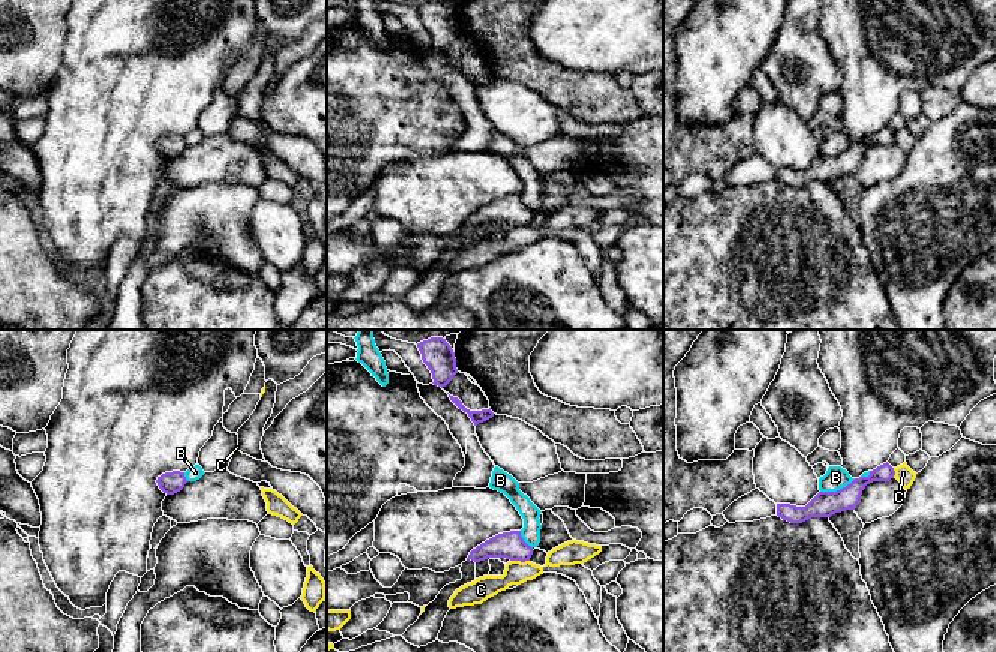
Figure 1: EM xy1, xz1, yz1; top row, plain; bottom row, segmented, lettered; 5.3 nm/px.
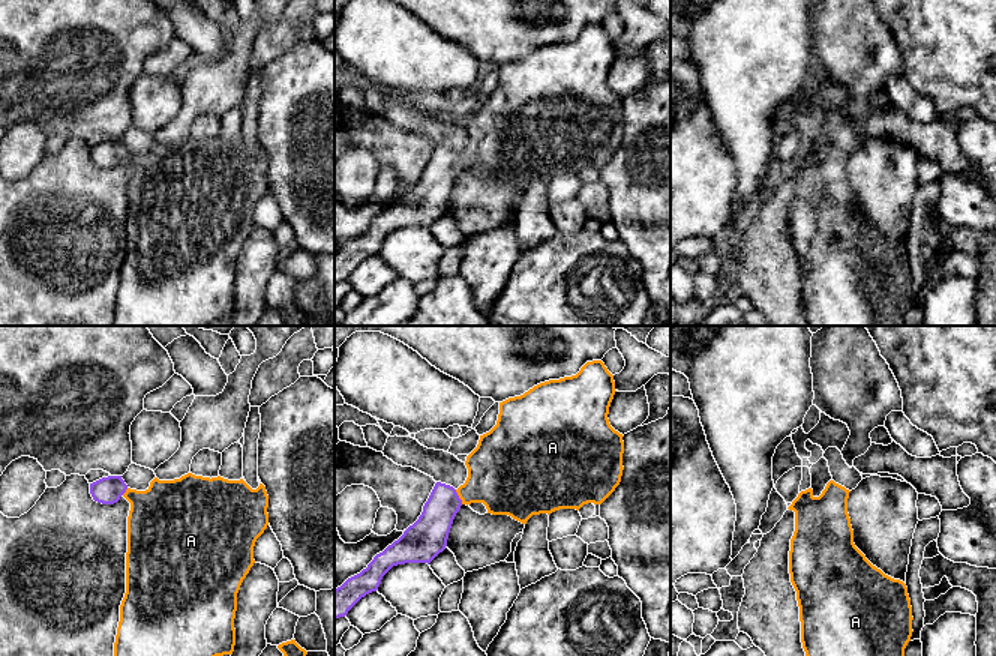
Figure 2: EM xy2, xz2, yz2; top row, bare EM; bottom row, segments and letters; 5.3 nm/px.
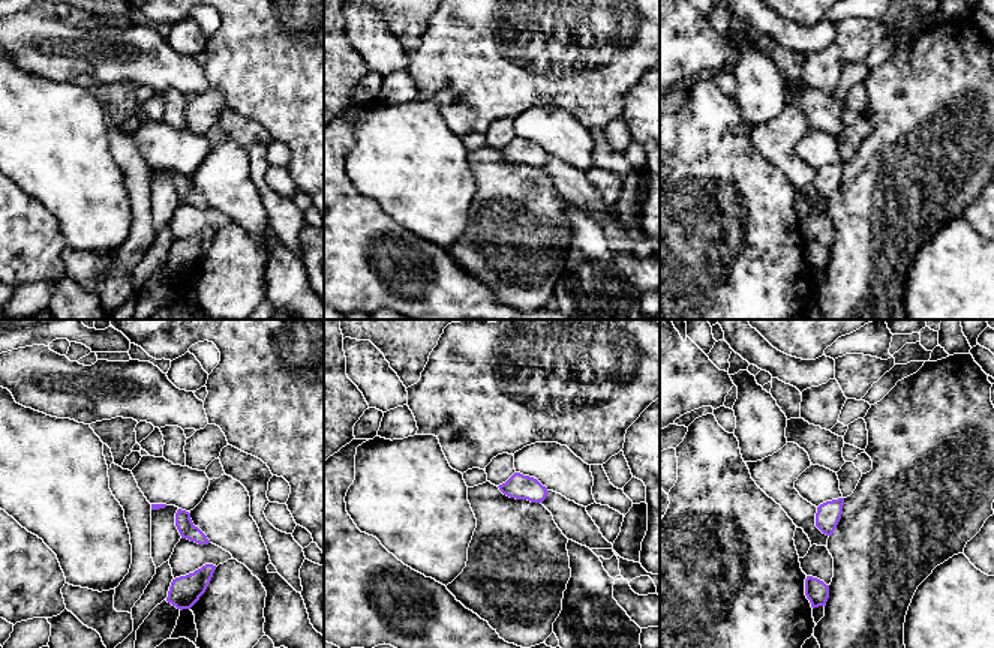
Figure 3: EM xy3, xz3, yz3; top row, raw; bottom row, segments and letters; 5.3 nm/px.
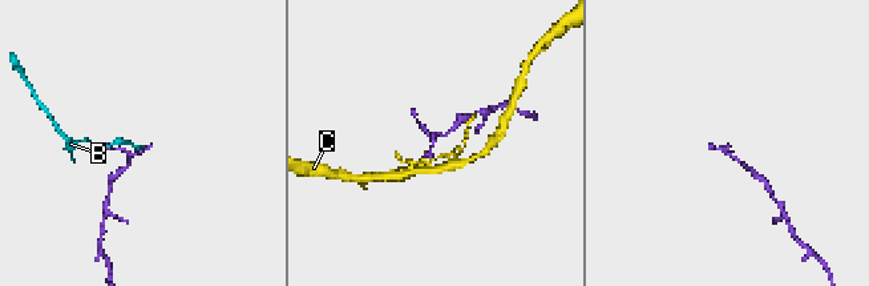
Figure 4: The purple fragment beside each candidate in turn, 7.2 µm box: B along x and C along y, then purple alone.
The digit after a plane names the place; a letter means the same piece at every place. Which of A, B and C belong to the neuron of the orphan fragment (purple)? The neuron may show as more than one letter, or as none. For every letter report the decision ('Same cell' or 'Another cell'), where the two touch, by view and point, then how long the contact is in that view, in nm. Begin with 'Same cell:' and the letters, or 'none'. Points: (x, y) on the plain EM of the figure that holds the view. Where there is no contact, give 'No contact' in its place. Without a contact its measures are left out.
Same cell: A
A: Same cell. Touches purple at xz2 (458, 161). Shared border 90 nm
B: Another cell. Touches purple at yz1 (837, 155). Shared border 200 nm
C: Another cell. Touches purple at xz1 (519, 224). Shared border 100 nm

